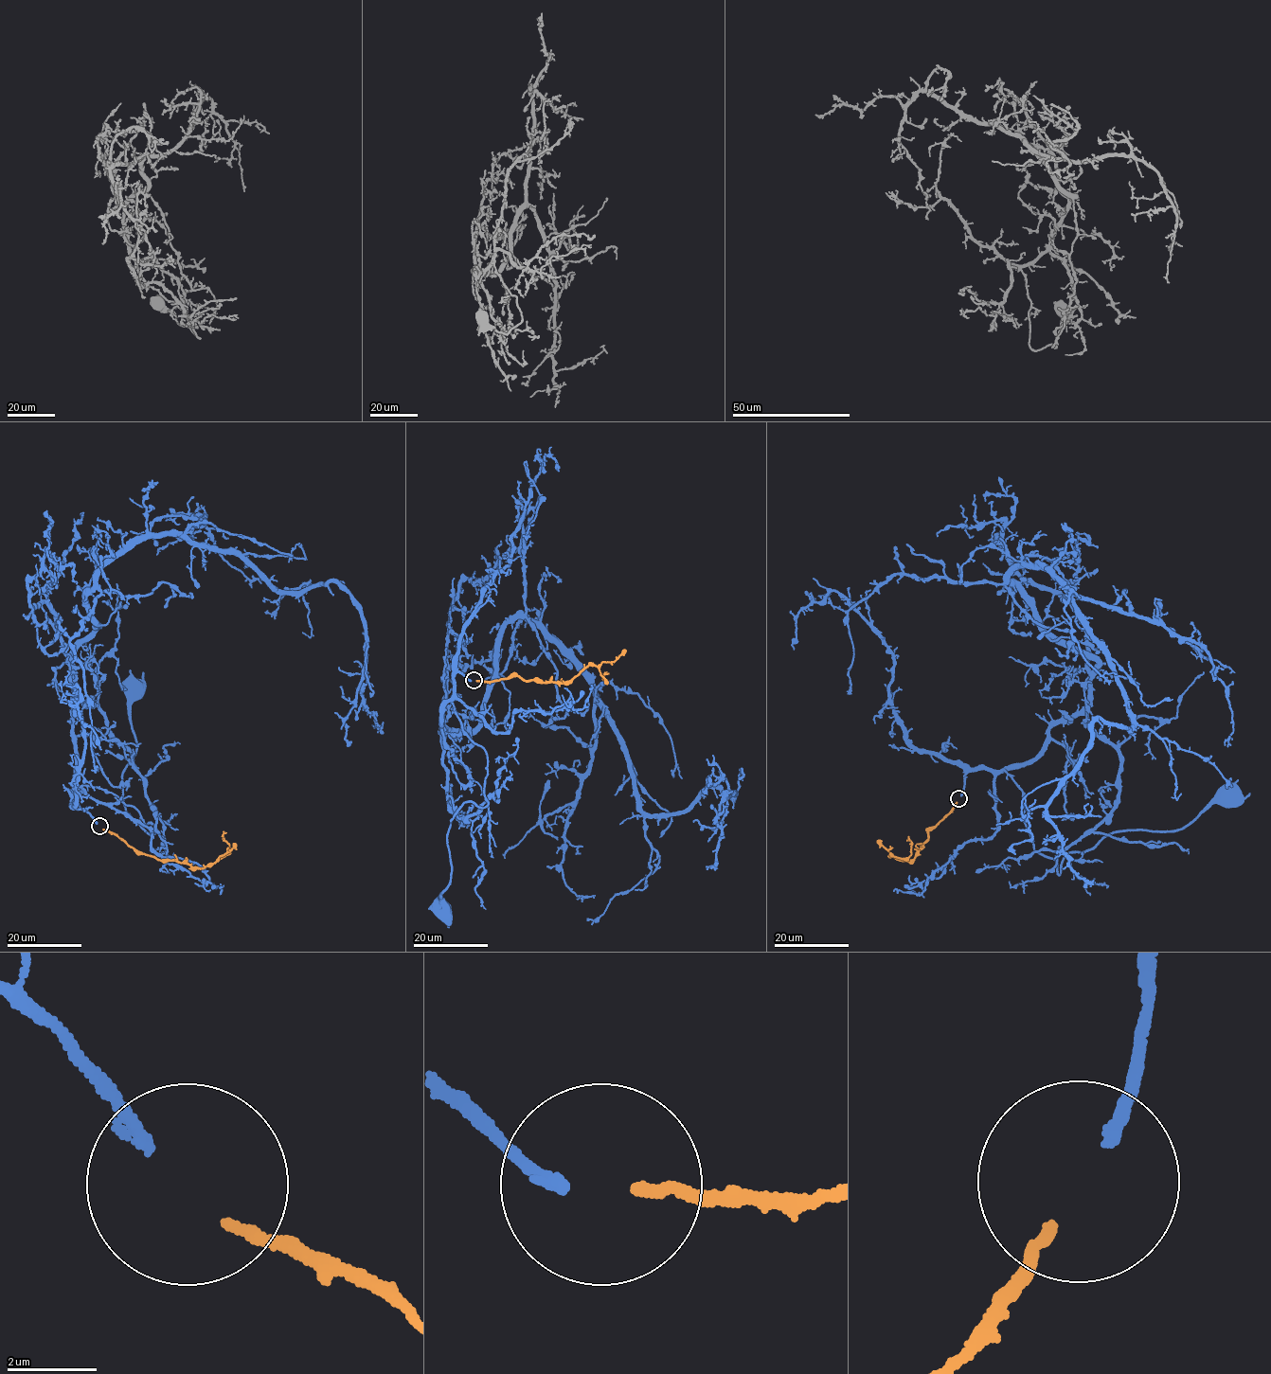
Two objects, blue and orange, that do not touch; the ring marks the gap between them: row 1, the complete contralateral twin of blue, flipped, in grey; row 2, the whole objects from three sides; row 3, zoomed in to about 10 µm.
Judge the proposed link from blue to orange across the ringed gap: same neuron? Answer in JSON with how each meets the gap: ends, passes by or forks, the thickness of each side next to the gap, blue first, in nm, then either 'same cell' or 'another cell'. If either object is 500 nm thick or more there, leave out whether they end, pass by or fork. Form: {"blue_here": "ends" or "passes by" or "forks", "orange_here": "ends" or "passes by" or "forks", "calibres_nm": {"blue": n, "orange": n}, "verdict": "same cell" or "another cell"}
{"blue_here": "ends", "orange_here": "ends", "calibres_nm": {"blue": 280, "orange": 240}, "verdict": "same cell"}

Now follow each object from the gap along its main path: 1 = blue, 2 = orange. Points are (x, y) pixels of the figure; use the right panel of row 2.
1: (960, 795), (969, 772), (1006, 771), (1035, 850), (1059, 875), (1069, 852), (1121, 830), (1177, 831), (1228, 794)
2: (957, 802), (928, 831), (928, 838), (911, 861), (890, 856), (908, 857), (911, 841), (907, 836)

